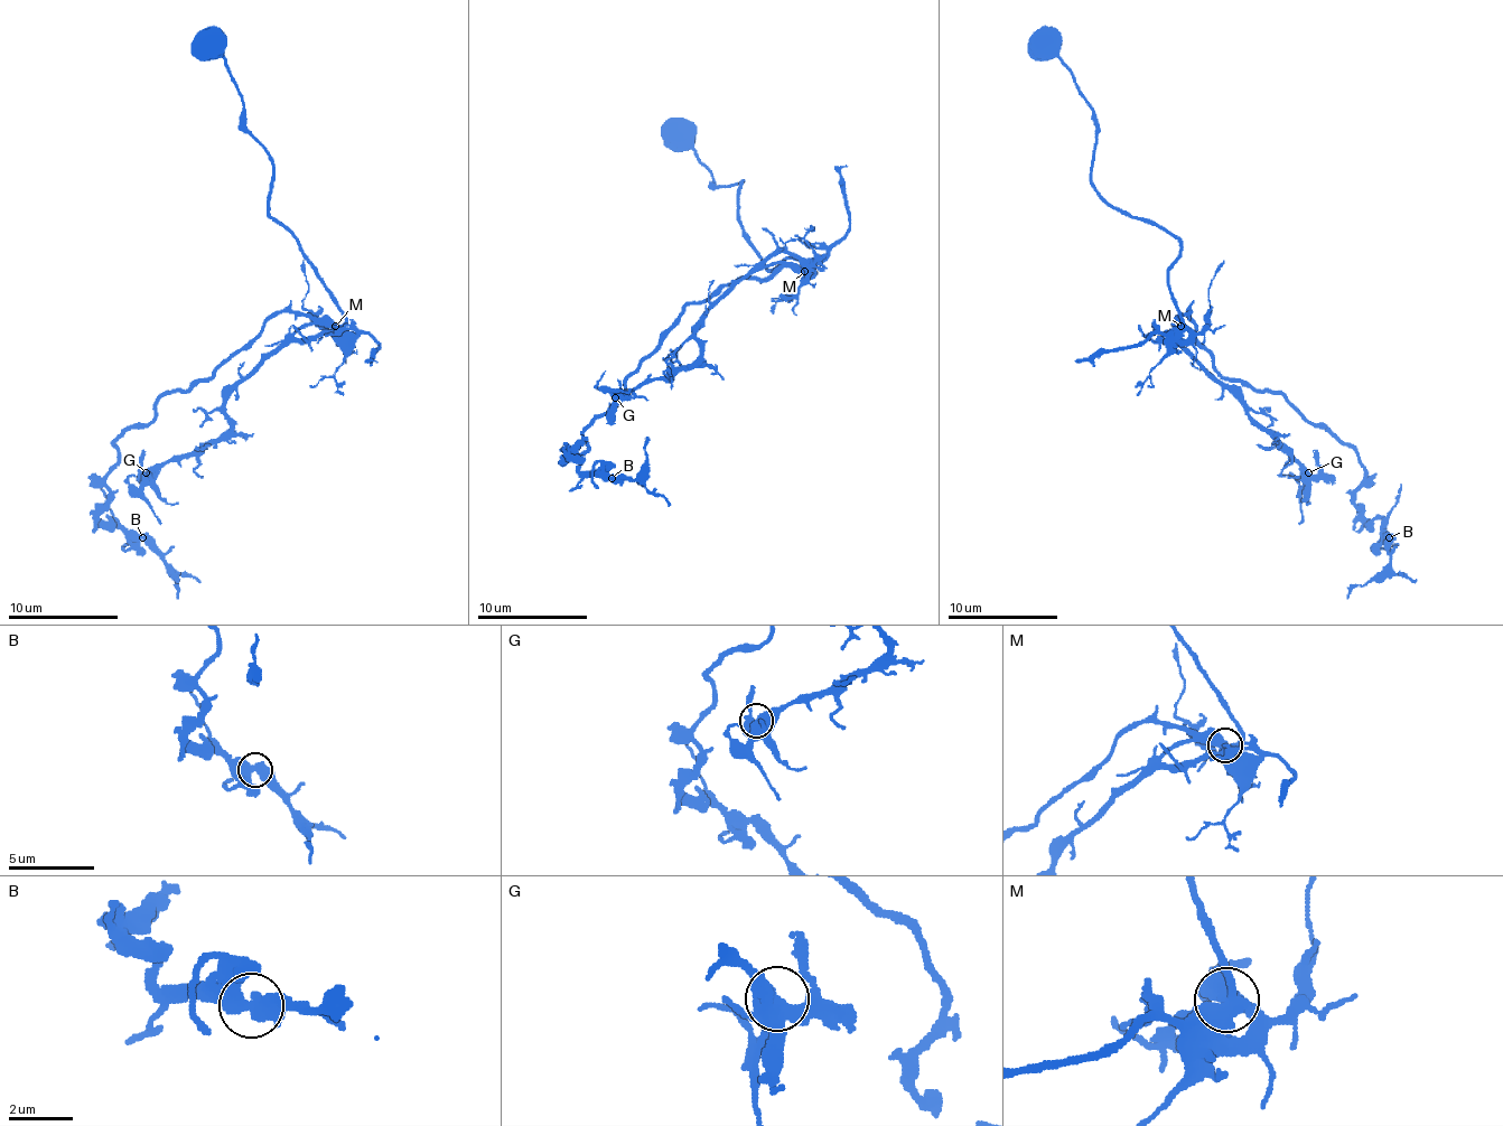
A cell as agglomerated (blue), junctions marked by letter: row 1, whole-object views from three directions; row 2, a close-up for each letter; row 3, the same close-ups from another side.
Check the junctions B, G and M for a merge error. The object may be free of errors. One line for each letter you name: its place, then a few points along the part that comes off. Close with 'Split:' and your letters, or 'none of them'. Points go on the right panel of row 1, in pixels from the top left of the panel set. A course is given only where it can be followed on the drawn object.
Split: none of them

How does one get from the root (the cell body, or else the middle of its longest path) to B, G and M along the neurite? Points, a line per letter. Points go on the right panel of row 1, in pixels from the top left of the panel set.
B: (1044, 47), (1093, 112), (1091, 184), (1182, 247), (1176, 319), (1223, 376), (1354, 451), (1354, 508), (1388, 538)
G: (1044, 47), (1093, 112), (1091, 184), (1182, 247), (1168, 272), (1182, 316), (1176, 338), (1308, 472)
M: (1044, 47), (1072, 74), (1093, 112), (1091, 184), (1112, 206), (1165, 228), (1182, 247), (1168, 272), (1182, 327)

